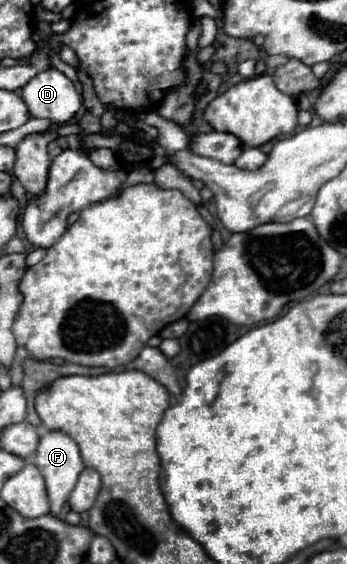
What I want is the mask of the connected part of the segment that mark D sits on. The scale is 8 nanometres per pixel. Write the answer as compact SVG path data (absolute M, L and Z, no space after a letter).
M53 67L37 73L21 89L21 97L33 117L51 119L57 125L71 121L81 107L81 95L73 81Z

